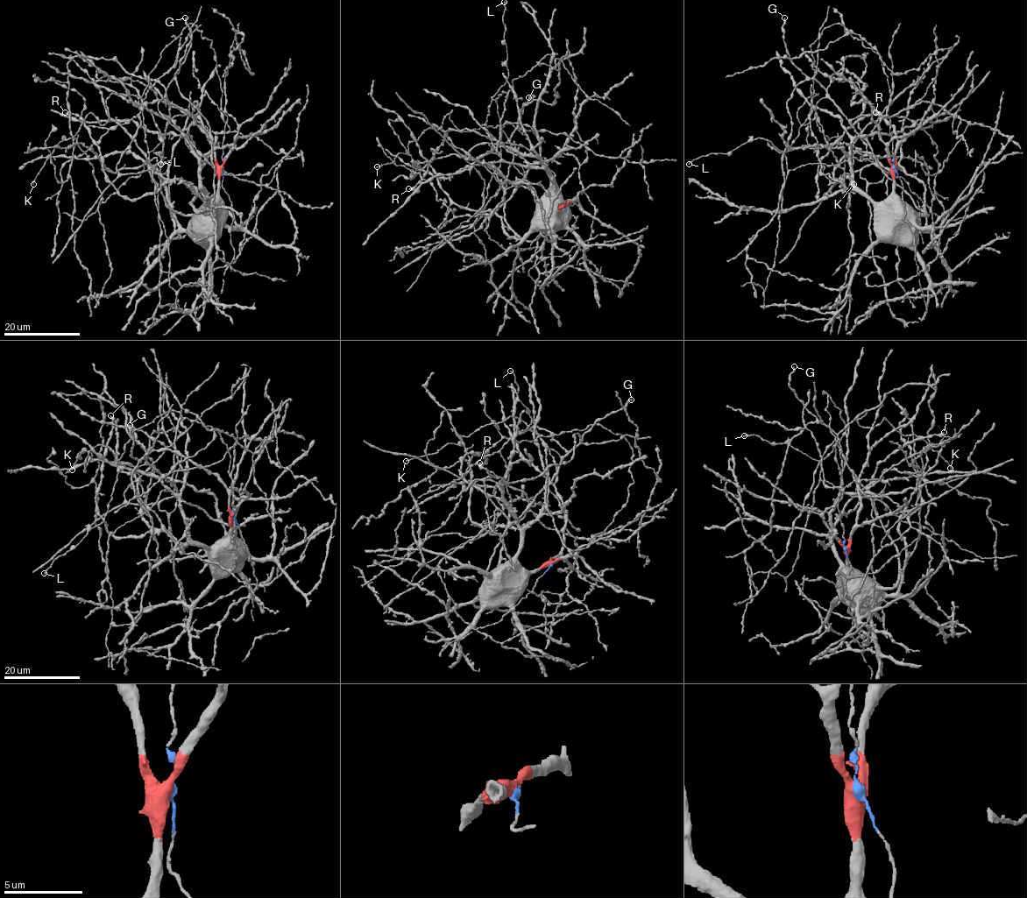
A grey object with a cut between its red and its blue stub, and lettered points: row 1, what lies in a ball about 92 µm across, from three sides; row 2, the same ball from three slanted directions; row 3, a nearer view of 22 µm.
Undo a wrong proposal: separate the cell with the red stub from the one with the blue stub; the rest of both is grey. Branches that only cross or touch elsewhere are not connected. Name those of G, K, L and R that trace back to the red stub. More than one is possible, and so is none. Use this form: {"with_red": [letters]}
{"with_red": ["G", "R"]}

